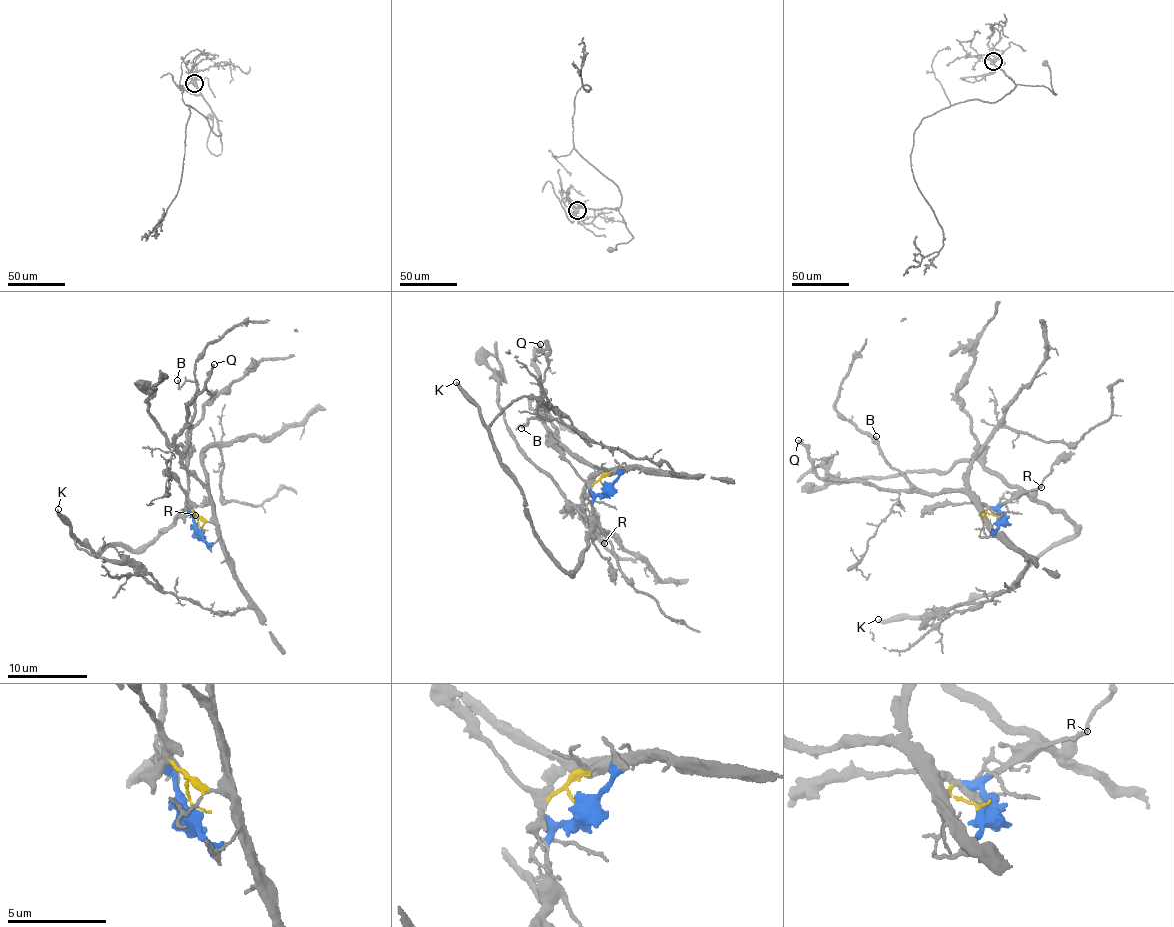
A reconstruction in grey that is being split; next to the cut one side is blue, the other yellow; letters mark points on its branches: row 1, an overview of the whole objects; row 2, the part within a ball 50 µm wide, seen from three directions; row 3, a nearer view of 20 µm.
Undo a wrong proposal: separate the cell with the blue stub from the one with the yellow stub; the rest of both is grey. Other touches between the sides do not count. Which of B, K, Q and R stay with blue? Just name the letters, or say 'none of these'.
K, R

